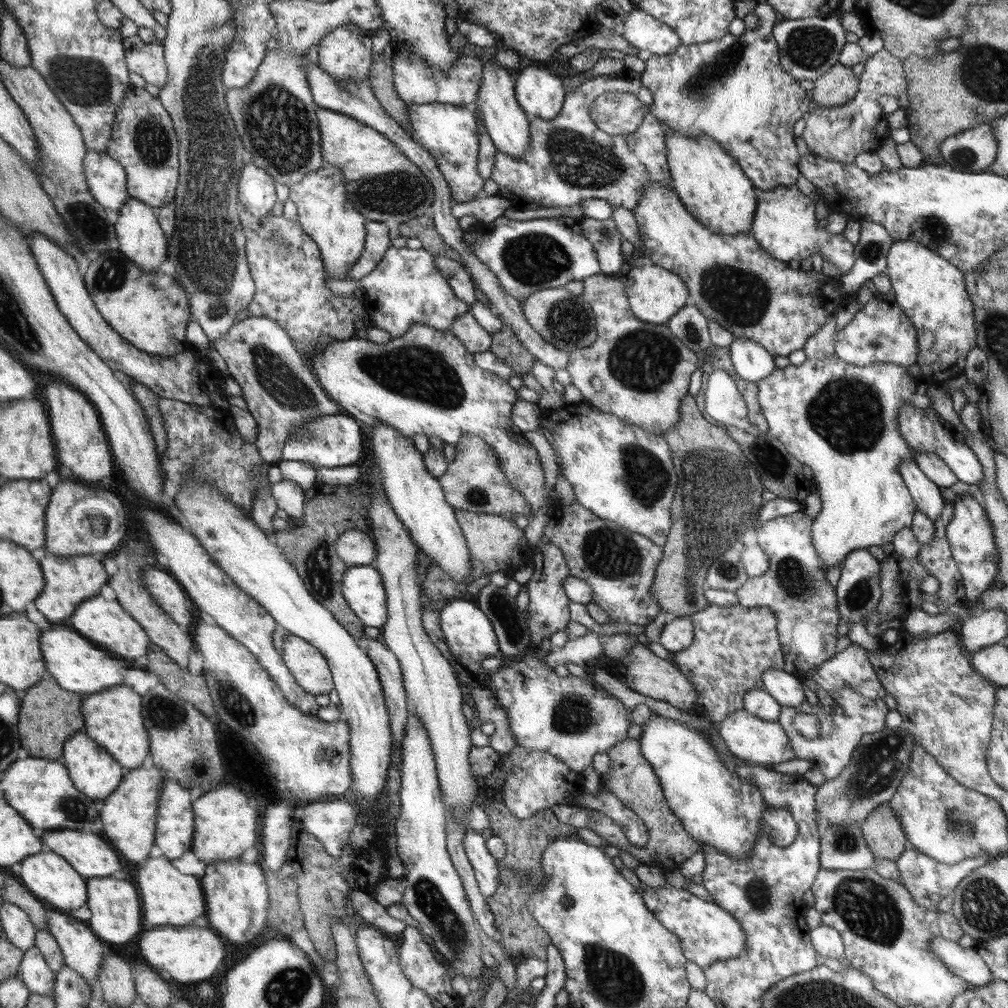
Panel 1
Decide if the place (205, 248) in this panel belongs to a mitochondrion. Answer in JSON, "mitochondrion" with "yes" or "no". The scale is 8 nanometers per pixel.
{"mitochondrion":"yes"}

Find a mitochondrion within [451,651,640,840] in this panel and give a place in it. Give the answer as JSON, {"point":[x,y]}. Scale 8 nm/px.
{"point":[573,714]}

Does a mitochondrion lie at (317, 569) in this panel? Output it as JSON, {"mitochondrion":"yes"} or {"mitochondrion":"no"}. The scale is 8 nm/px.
{"mitochondrion":"yes"}

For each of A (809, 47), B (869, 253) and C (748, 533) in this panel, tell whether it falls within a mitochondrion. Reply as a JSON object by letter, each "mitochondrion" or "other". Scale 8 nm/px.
{"A":"mitochondrion","B":"mitochondrion","C":"mitochondrion"}

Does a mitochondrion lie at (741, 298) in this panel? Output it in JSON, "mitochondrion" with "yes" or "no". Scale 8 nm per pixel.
{"mitochondrion":"yes"}

